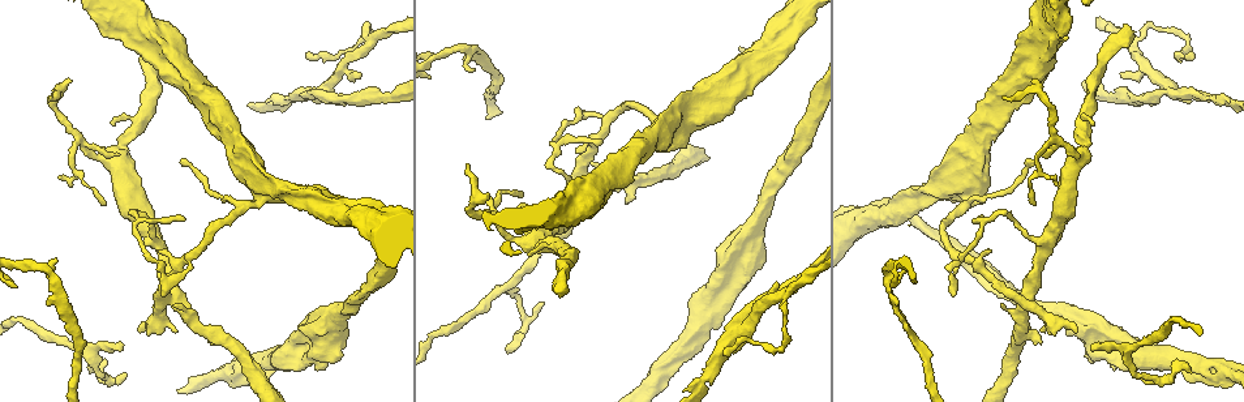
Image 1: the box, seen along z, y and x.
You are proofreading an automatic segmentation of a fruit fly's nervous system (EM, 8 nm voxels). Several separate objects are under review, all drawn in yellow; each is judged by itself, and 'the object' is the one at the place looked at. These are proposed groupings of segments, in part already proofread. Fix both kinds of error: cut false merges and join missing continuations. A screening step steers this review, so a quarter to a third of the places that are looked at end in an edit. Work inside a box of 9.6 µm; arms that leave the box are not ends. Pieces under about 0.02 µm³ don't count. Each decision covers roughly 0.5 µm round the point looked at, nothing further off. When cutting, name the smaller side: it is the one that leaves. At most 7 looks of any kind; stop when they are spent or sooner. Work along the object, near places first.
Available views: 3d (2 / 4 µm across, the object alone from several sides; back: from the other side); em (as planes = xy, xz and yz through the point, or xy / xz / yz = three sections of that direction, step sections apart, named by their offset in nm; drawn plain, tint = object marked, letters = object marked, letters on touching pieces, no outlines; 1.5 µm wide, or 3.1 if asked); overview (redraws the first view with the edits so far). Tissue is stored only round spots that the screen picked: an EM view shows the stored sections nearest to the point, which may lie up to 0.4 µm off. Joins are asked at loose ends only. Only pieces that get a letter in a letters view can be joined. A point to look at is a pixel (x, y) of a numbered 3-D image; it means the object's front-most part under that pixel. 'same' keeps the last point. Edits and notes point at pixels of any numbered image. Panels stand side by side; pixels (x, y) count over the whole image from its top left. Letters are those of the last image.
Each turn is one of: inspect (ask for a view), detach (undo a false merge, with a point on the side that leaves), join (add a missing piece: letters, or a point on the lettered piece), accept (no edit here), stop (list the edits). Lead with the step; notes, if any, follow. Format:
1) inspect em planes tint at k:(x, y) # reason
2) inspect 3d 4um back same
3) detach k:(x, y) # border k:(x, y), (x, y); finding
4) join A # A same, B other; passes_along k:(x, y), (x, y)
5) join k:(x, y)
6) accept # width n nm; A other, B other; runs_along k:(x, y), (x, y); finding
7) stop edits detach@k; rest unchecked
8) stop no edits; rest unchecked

inspect 3d 4um at 1:(784, 347) # sharp bend

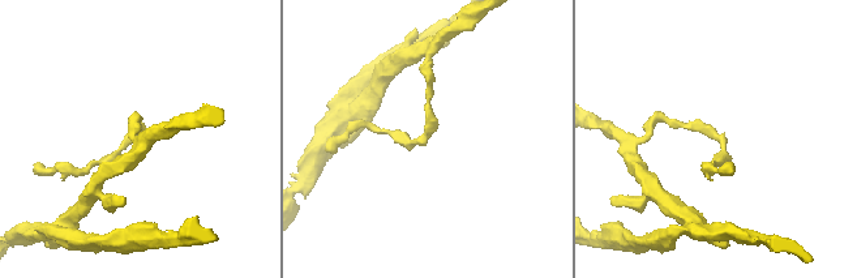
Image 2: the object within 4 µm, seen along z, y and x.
inspect em xz step 8 plain at 2:(713, 135)

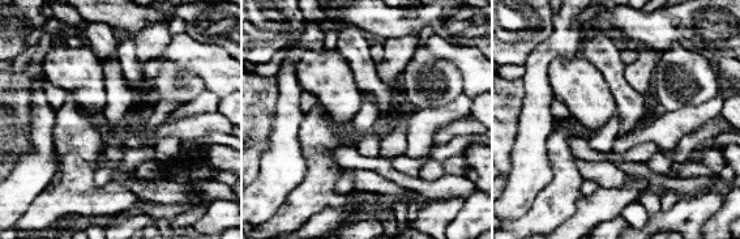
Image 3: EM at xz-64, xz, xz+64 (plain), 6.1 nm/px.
inspect em xz step 8 letters same

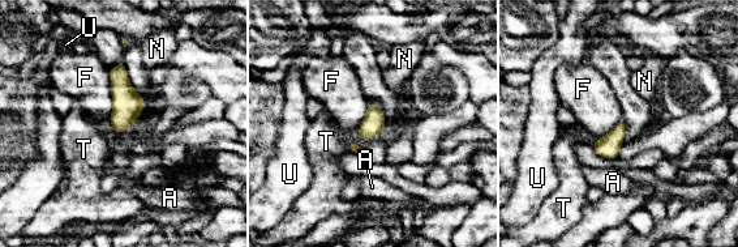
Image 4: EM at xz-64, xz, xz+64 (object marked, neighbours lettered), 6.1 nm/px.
accept # A other, F other, N other, T other, U other; border 4:(110, 69), (112, 113), (107, 118); all the same neuron

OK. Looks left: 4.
inspect em planes letters at 1:(1219, 100) # thin neck

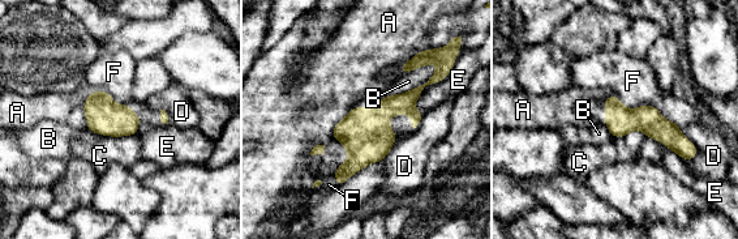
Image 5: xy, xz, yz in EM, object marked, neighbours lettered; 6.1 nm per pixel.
accept # A other, B other, C other, D other, E other, F other; border 5:(436, 63), (427, 80), (385, 97); all the same neuron

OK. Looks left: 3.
inspect em planes tint at 1:(1123, 351) # a fork

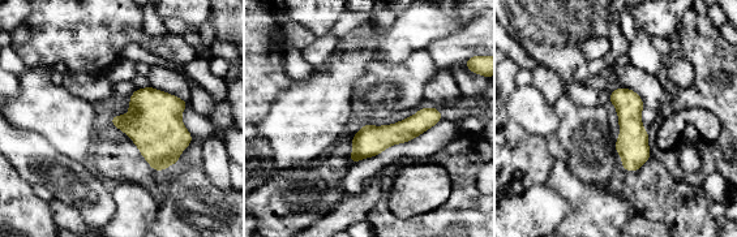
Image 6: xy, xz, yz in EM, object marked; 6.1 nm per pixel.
inspect em planes letters same # see the neighbours

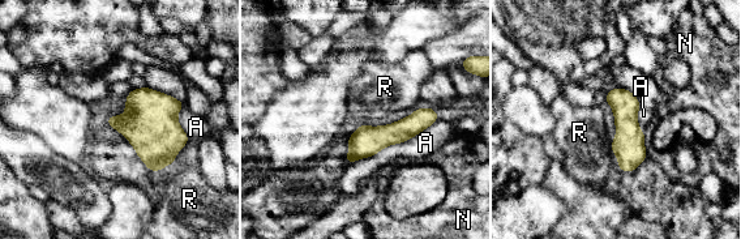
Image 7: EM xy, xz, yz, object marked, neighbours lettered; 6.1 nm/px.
accept # A other, N other, R other; border 7:(609, 144), (611, 148); one neuron here

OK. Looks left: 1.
stop no edits; rest unchecked

